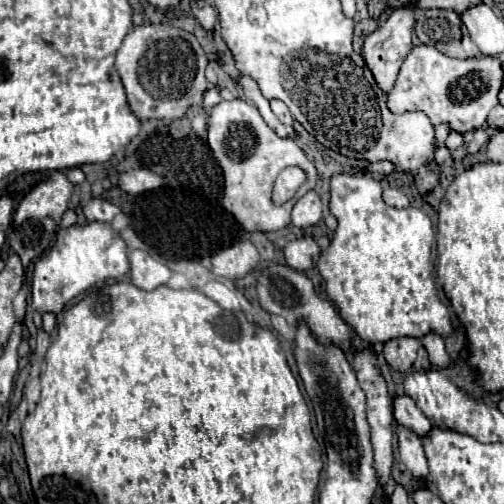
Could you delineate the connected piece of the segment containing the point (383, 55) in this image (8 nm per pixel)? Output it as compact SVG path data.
M403 4L403 6L399 6L397 12L393 12L387 22L383 22L373 34L369 34L367 40L365 40L365 44L363 44L365 64L369 66L369 70L373 72L379 88L385 94L389 94L393 90L393 84L395 84L397 74L399 74L399 68L401 68L403 60L407 58L409 50L413 48L415 14L417 14L417 4Z

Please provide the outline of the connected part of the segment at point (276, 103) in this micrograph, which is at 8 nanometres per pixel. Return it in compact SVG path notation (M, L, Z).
M271 100L271 110L273 110L273 114L285 124L285 126L291 126L293 124L293 116L291 116L291 112L289 112L289 108L281 102L281 100Z

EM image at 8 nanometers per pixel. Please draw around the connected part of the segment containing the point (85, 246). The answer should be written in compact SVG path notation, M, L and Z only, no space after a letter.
M91 222L87 226L69 226L57 232L57 240L49 254L41 258L33 268L33 308L37 312L53 312L59 314L67 302L75 296L83 294L91 286L101 280L121 278L129 272L127 246L117 232L113 232L111 224Z

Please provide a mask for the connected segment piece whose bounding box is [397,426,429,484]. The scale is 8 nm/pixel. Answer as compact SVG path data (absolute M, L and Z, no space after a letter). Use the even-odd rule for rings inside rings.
M397 426L397 436L399 436L399 454L401 454L403 464L409 468L409 472L413 474L417 482L427 484L429 468L427 468L427 458L423 452L421 440L403 426Z

